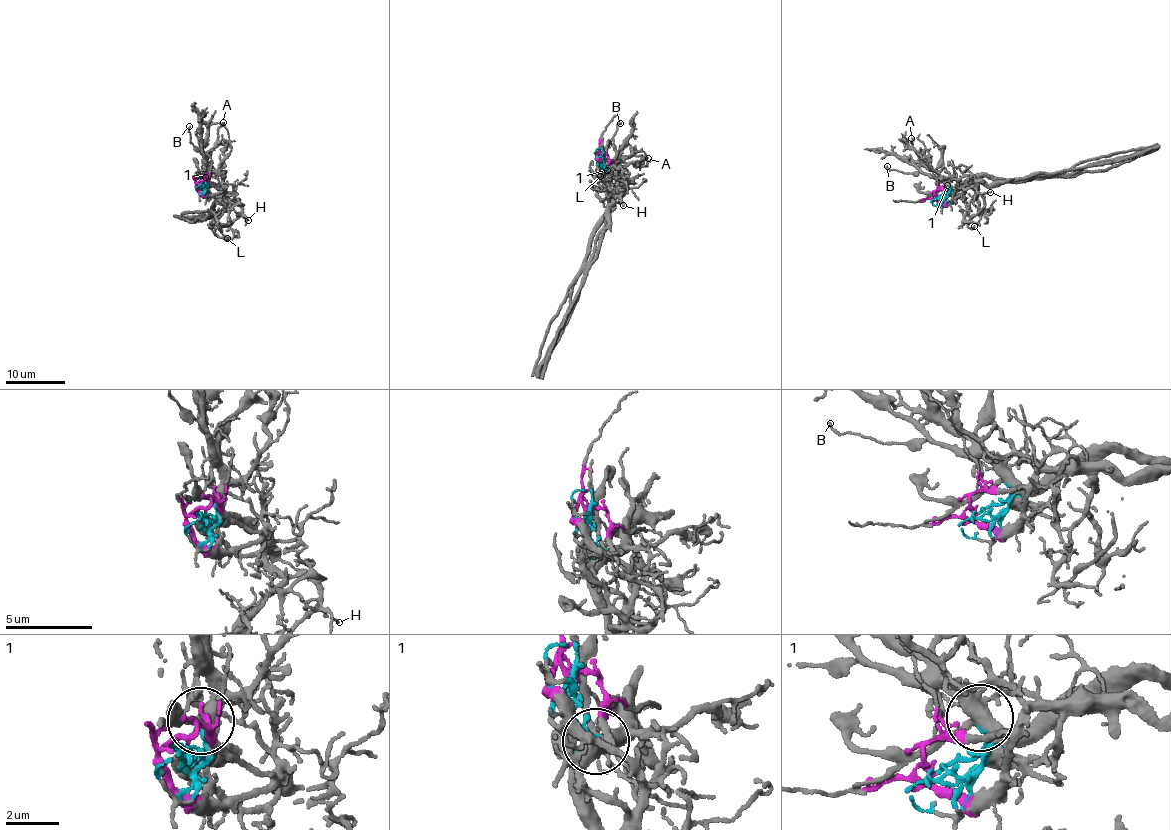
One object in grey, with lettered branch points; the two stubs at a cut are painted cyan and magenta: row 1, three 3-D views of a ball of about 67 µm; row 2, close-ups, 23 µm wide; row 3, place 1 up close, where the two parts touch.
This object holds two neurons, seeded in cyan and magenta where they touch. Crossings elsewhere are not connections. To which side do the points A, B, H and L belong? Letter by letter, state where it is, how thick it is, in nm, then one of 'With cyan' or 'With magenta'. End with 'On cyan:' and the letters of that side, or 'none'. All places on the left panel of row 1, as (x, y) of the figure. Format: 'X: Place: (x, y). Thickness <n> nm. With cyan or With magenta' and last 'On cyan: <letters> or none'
A: Place: (223, 122). Thickness 50 nm. With cyan
B: Place: (189, 126). Thickness 120 nm. With cyan
H: Place: (248, 220). Thickness 90 nm. With magenta
L: Place: (227, 238). Thickness 130 nm. With magenta
On cyan: A, B

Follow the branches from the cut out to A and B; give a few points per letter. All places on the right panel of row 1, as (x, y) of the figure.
A: (937, 197), (947, 193), (947, 183), (913, 146), (911, 138)
B: (937, 197), (948, 191), (937, 177), (922, 173), (903, 173), (890, 170), (886, 166)

